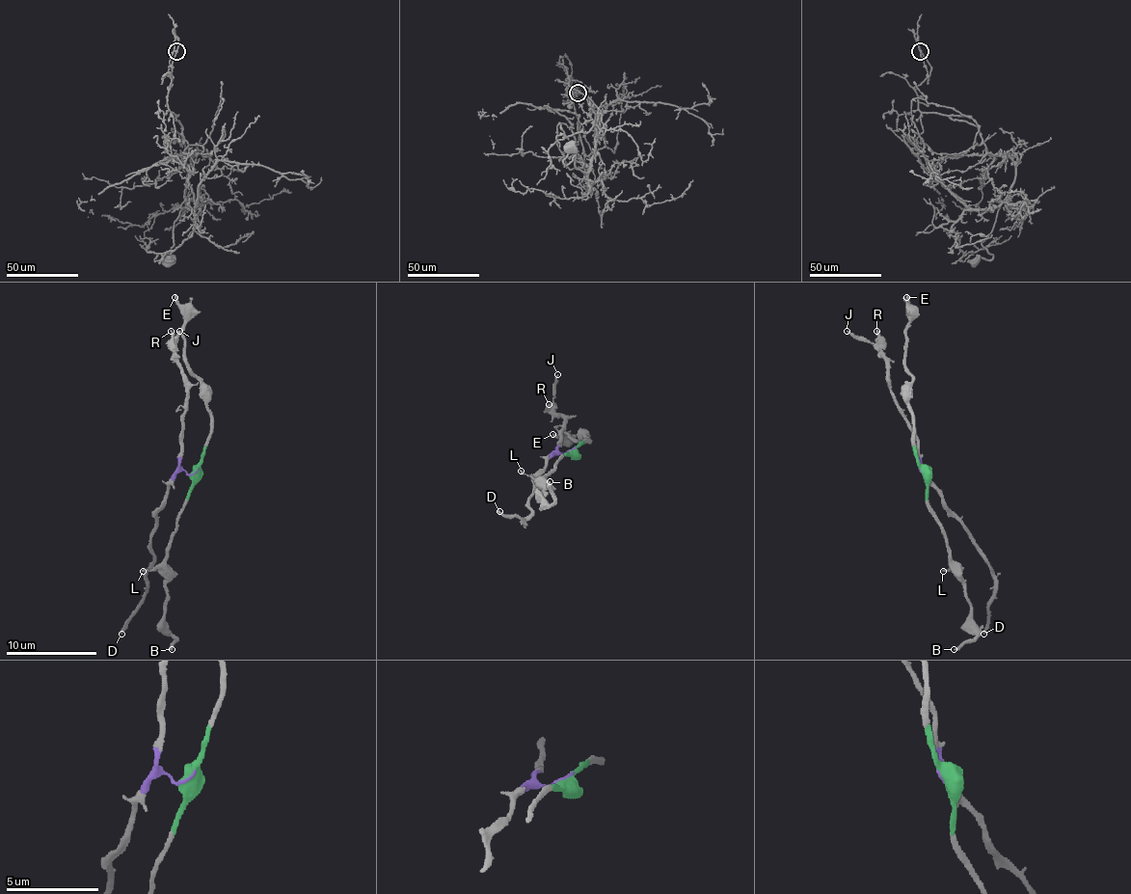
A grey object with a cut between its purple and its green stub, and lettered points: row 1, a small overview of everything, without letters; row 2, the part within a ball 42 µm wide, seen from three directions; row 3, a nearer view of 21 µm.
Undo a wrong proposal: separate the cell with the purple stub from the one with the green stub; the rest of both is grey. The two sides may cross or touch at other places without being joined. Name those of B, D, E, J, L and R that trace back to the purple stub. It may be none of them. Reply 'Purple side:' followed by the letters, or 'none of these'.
Purple side: D, J, R

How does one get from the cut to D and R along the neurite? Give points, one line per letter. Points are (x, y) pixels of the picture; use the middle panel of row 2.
D: (573, 449), (546, 463), (543, 472), (534, 481), (534, 493), (529, 497), (531, 511), (525, 522), (499, 511)
R: (573, 449), (564, 453), (556, 449), (564, 418), (548, 403)

